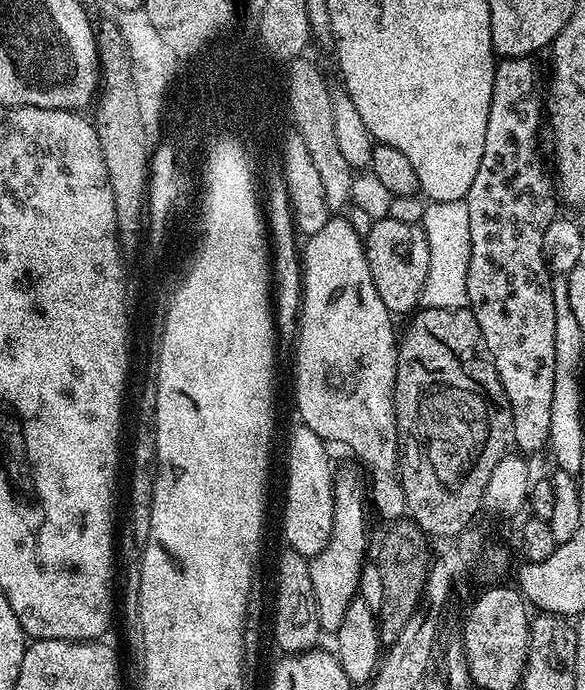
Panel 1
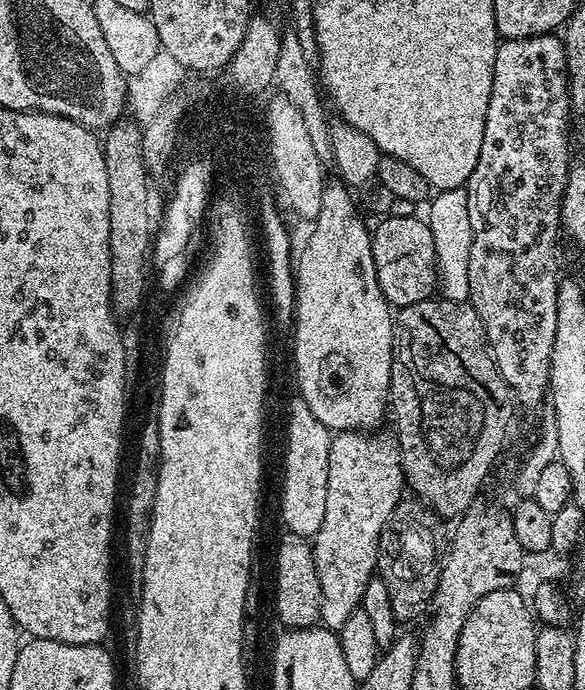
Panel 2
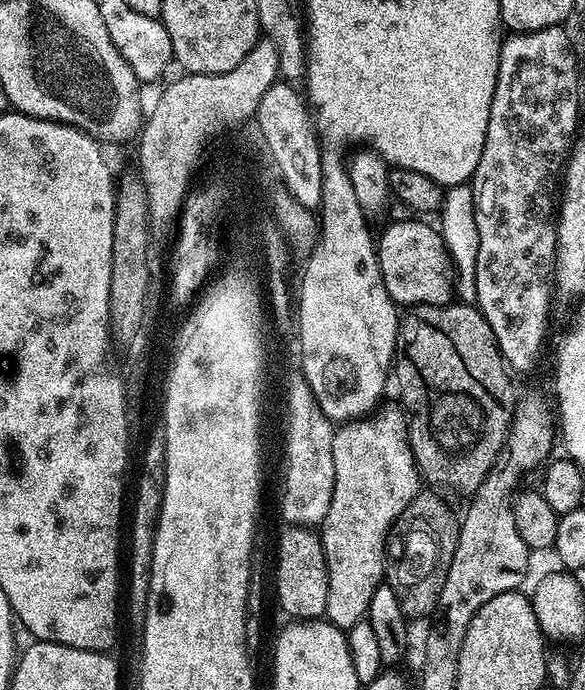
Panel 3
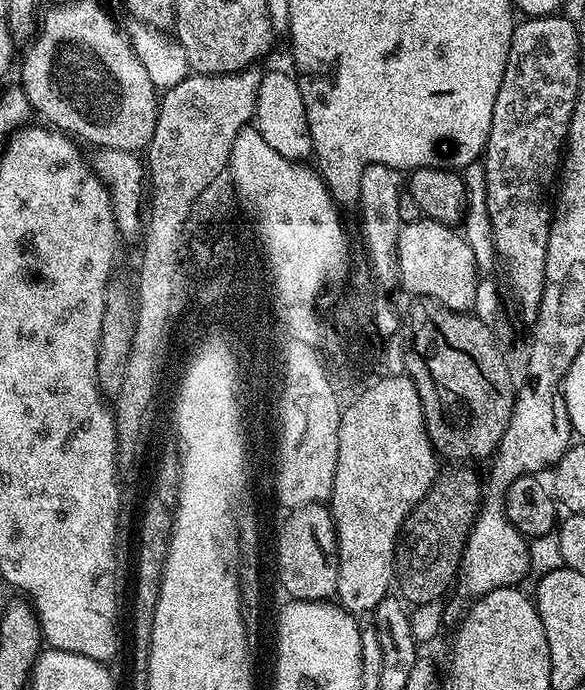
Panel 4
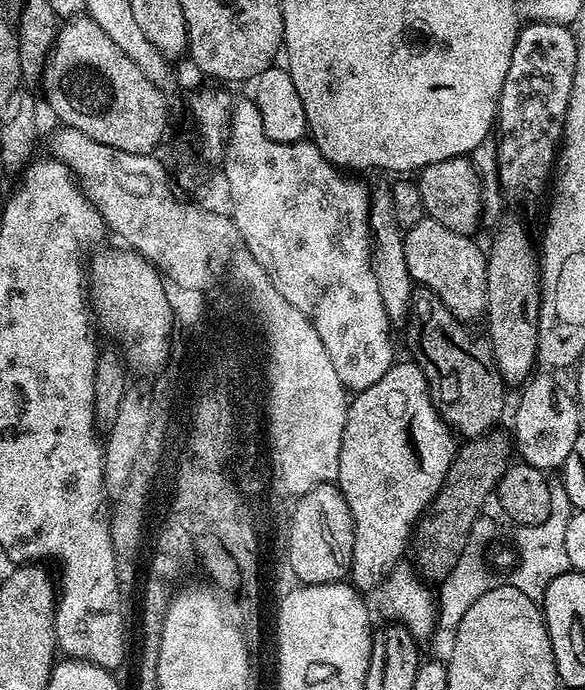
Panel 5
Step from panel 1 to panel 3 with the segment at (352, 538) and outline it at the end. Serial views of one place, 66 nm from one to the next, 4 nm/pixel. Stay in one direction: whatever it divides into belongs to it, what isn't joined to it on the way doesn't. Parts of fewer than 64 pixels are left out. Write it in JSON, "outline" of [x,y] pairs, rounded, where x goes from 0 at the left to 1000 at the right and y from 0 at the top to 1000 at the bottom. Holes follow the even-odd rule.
{"outline":[[[672,586],[583,613],[569,629],[569,722],[547,784],[561,828],[557,897],[590,913],[627,894],[632,867],[658,839],[658,788],[670,759],[721,709],[718,677],[697,643],[694,599]]]}

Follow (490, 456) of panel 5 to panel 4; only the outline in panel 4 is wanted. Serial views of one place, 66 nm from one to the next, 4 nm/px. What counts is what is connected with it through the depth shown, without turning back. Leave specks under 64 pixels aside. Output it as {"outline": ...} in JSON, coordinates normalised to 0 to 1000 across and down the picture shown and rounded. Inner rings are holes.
{"outline":[[[776,675],[762,687],[754,686],[737,709],[723,719],[720,728],[691,752],[685,765],[685,781],[677,797],[677,838],[685,843],[682,859],[703,877],[726,877],[744,872],[773,846],[786,828],[788,806],[800,784],[802,768],[821,738],[826,719],[826,703],[821,687],[809,684],[803,675]]]}

